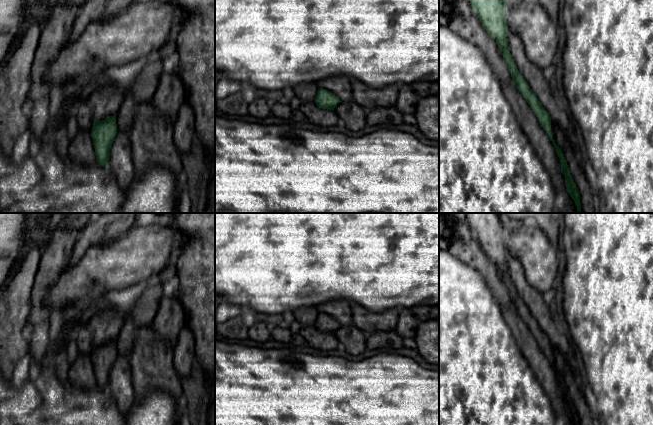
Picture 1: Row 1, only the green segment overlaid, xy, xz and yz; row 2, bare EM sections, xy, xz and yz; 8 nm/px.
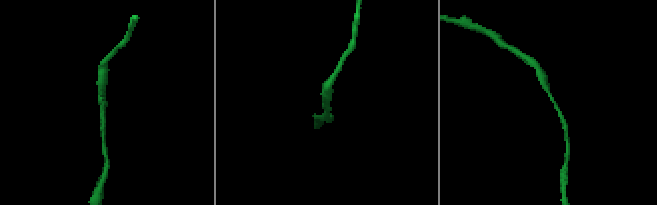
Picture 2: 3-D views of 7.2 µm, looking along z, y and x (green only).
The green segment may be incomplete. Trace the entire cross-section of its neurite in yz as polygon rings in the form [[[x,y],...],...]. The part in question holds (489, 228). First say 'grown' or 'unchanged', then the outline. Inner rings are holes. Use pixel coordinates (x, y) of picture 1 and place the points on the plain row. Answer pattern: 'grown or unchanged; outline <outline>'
unchanged; outline [[[464,213],[473,234],[476,236],[486,256],[497,266],[503,282],[509,291],[513,308],[528,326],[530,332],[538,342],[543,353],[554,368],[555,375],[561,386],[561,396],[565,401],[567,416],[574,425],[580,425],[578,412],[570,398],[567,386],[561,373],[556,369],[551,359],[551,341],[542,327],[532,316],[530,310],[518,295],[511,281],[507,266],[508,250],[505,241],[506,224],[499,213]]]

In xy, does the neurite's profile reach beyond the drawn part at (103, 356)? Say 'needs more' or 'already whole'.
already whole

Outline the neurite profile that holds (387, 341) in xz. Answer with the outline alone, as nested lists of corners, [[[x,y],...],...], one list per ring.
[[[395,331],[391,332],[377,332],[372,333],[369,338],[367,338],[366,346],[367,348],[381,349],[383,351],[395,351],[402,344],[402,337],[399,336]]]

